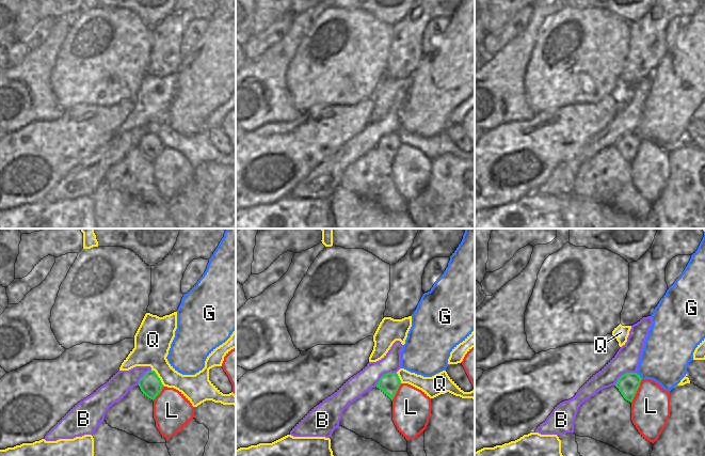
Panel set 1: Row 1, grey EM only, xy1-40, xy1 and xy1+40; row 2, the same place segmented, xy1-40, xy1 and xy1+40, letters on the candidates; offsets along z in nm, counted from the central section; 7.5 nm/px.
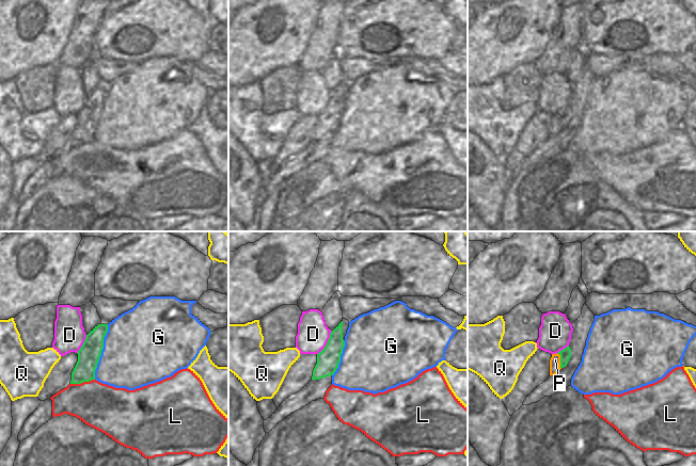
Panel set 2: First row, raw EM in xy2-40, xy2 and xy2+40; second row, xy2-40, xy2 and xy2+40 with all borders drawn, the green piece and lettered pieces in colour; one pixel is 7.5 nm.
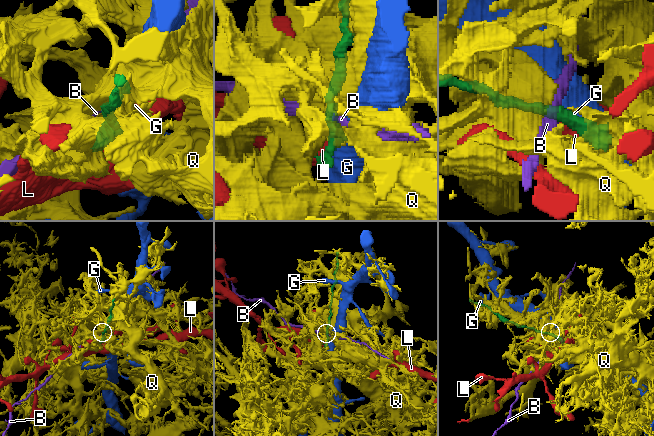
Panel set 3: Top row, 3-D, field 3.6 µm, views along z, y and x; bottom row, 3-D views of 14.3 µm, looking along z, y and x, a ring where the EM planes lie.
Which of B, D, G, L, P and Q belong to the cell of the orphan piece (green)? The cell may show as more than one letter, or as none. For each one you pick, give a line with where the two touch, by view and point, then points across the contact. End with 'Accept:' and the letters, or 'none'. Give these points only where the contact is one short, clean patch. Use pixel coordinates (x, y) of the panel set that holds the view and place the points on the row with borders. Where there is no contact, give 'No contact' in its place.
P: Touches green at xy2+40 (560, 360). Path across: xy2+40 (565, 354), (560, 360), (555, 359)
Accept: P

